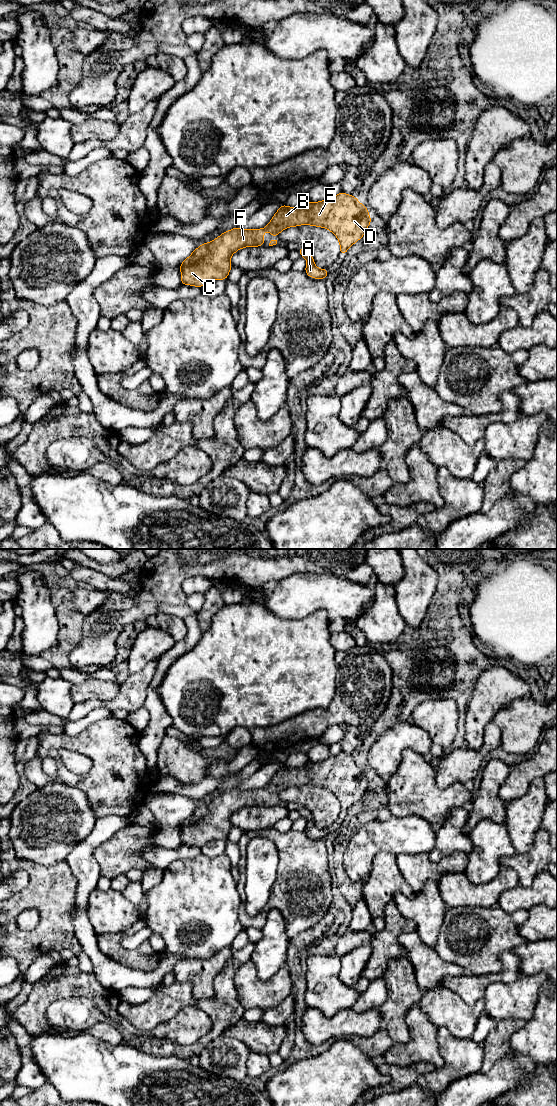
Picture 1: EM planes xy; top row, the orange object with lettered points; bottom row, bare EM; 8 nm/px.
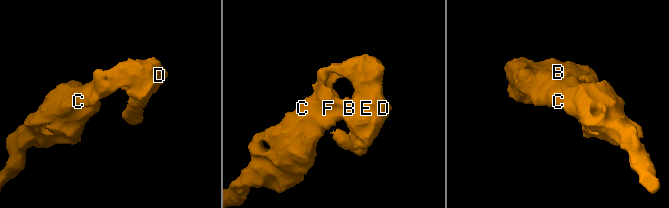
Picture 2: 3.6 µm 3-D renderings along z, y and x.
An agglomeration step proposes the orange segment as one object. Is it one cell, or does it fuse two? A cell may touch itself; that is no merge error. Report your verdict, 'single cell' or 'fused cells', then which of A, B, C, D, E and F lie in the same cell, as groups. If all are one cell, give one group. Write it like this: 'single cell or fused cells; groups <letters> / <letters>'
single cell; groups A B C D E F

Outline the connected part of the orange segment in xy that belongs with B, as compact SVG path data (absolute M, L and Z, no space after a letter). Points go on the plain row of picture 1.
M340 752L323 761L309 761L304 766L293 768L284 764L271 781L260 789L238 787L223 792L213 801L201 804L179 826L182 845L201 848L214 840L226 840L231 830L231 816L244 807L264 806L264 791L278 796L286 788L311 785L330 790L340 803L340 814L366 793L371 777L365 765L356 756Z

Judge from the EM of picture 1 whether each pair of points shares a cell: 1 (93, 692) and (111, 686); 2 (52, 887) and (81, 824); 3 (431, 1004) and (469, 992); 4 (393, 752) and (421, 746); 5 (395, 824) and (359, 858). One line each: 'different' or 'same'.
1: same
2: different
3: different
4: same
5: same

